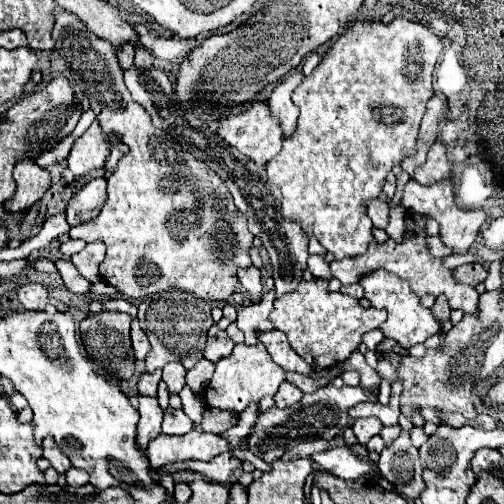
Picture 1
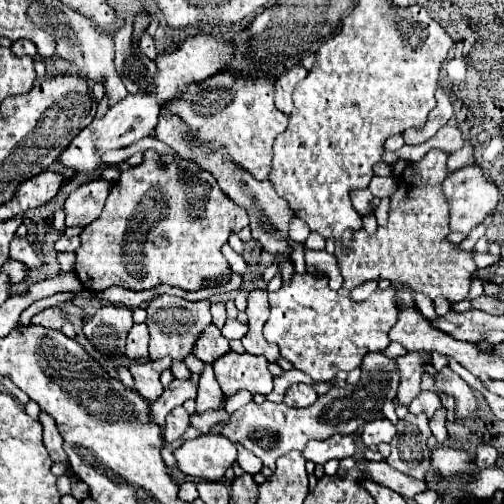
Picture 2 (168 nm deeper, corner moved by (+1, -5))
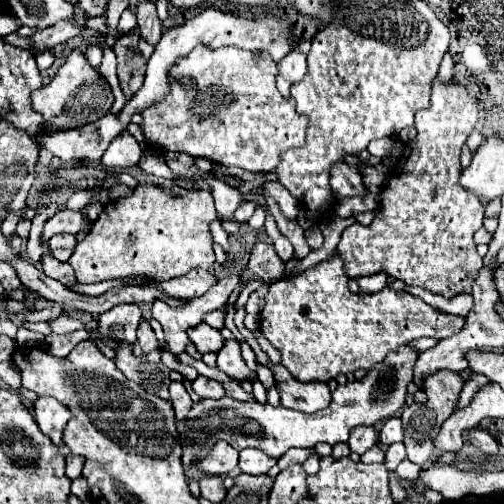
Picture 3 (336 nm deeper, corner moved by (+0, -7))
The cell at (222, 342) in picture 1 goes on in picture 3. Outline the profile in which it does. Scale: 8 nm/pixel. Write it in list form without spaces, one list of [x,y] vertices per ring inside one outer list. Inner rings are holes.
[[[199,323],[195,327],[191,327],[191,331],[187,331],[191,343],[197,347],[197,351],[201,355],[205,353],[219,353],[225,339],[221,337],[221,333],[213,327],[209,327],[207,323]]]

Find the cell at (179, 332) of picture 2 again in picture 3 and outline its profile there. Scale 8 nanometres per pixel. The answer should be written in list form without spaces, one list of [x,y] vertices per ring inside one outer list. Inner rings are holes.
[[[235,271],[231,277],[223,277],[211,291],[197,299],[189,299],[179,307],[169,305],[163,299],[153,301],[153,317],[161,323],[165,333],[165,349],[173,355],[181,355],[185,347],[191,343],[187,337],[187,329],[201,323],[203,315],[219,309],[229,299],[231,291],[239,283],[239,273]]]

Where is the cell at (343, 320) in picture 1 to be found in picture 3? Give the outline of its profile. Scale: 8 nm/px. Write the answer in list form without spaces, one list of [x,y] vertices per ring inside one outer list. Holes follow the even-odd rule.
[[[331,257],[299,275],[283,277],[269,285],[267,303],[259,315],[259,329],[269,339],[269,343],[281,353],[283,365],[289,373],[303,383],[309,381],[329,381],[339,373],[353,373],[357,369],[371,369],[371,365],[385,359],[389,351],[397,351],[401,345],[407,345],[419,337],[435,337],[445,339],[453,337],[463,329],[463,317],[447,315],[423,299],[407,293],[385,287],[379,293],[357,295],[347,289],[347,275],[343,269],[343,261],[339,257]]]

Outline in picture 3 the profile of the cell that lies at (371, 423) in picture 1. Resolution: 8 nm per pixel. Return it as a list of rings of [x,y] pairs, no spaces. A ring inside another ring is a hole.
[[[391,417],[383,423],[383,427],[379,429],[379,441],[383,445],[391,445],[395,441],[403,439],[403,427],[401,427],[401,419],[399,417]]]

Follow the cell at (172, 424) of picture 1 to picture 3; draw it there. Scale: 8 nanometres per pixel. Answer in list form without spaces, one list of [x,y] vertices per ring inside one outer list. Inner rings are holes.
[[[173,381],[169,385],[169,393],[171,393],[171,405],[175,411],[175,419],[183,421],[191,409],[193,401],[191,401],[191,397],[189,397],[189,393],[181,381]]]

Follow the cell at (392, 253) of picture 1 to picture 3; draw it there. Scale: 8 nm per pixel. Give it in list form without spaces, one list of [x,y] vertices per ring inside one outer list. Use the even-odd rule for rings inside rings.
[[[435,79],[431,107],[415,113],[417,137],[405,145],[403,155],[397,159],[395,169],[381,191],[381,209],[375,213],[375,221],[369,227],[353,223],[341,235],[337,255],[343,259],[349,279],[387,273],[389,277],[401,279],[407,285],[423,287],[443,297],[471,293],[471,287],[479,275],[479,267],[483,267],[483,259],[479,257],[473,243],[473,233],[483,227],[483,205],[479,203],[479,199],[475,199],[475,195],[463,191],[463,187],[459,185],[459,153],[475,123],[477,105],[469,97],[467,89],[455,83],[441,85],[439,79]]]

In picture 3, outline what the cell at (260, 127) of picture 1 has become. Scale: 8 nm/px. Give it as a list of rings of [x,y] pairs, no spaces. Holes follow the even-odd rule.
[[[195,47],[187,59],[179,59],[171,69],[171,93],[151,107],[143,115],[141,129],[149,143],[163,151],[183,151],[193,157],[205,157],[209,161],[223,163],[227,167],[241,167],[245,171],[273,171],[279,163],[279,151],[291,147],[303,147],[307,139],[309,119],[295,111],[293,99],[283,99],[275,87],[277,63],[269,55],[253,55],[243,49],[225,47],[207,51],[207,47]]]

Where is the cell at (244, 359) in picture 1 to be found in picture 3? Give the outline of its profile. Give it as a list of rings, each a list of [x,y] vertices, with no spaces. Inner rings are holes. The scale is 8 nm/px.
[[[225,341],[223,349],[217,353],[217,367],[227,373],[229,377],[237,379],[237,381],[243,381],[243,379],[249,379],[253,381],[255,379],[255,373],[247,367],[245,359],[241,357],[241,347],[237,341]]]

